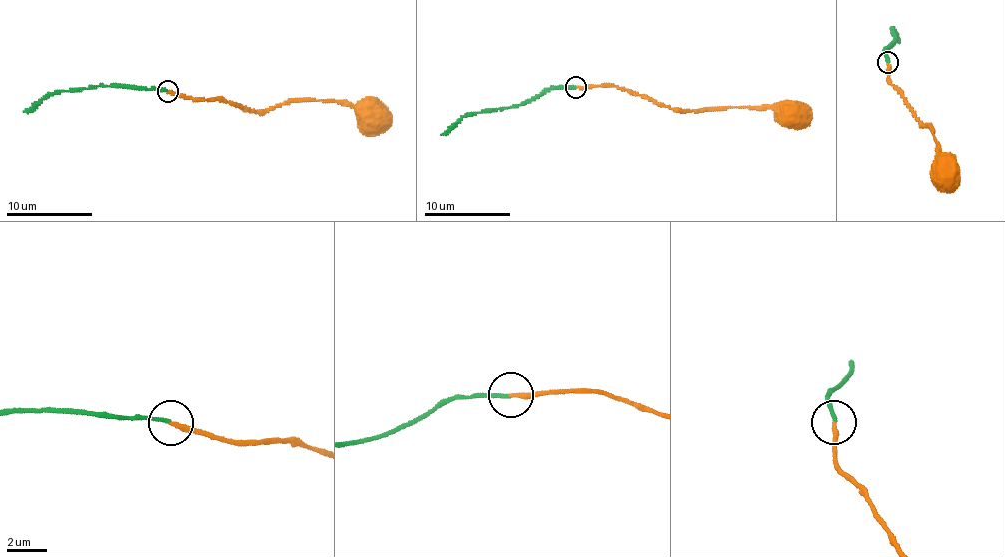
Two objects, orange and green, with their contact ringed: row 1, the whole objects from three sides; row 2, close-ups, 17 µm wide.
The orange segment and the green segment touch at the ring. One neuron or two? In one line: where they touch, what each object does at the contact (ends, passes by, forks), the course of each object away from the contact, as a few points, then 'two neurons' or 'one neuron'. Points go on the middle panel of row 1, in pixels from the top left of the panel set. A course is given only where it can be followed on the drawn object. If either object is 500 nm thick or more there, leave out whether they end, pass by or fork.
at (576, 87); orange ends there; green ends there; orange runs (575, 86), (617, 86), (672, 108), (787, 104), (793, 113); green runs (575, 86), (547, 89), (511, 107), (467, 113), (441, 134); one neuron

